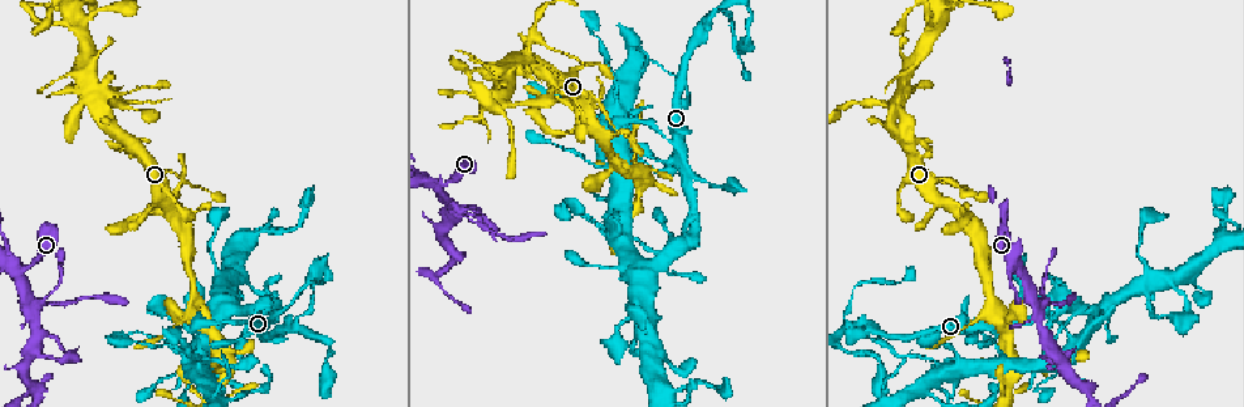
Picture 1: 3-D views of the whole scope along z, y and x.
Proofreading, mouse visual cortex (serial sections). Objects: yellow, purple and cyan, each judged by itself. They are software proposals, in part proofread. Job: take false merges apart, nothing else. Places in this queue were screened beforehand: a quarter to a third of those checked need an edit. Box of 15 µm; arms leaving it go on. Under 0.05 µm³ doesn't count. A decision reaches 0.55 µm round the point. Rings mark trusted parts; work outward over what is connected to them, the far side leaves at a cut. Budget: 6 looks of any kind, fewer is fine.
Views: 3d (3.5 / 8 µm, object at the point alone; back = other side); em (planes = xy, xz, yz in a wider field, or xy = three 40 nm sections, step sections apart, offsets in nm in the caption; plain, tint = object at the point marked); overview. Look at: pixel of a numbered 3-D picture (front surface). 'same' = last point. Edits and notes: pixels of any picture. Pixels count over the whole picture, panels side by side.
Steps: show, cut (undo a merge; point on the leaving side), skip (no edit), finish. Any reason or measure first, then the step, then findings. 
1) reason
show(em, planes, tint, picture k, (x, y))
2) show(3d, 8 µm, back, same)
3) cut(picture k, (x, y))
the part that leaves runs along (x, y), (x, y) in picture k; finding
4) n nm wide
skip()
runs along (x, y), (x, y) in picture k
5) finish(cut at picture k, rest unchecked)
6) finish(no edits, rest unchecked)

sudden change in width
show(3d, 3.5 µm, picture 1, (424, 176))

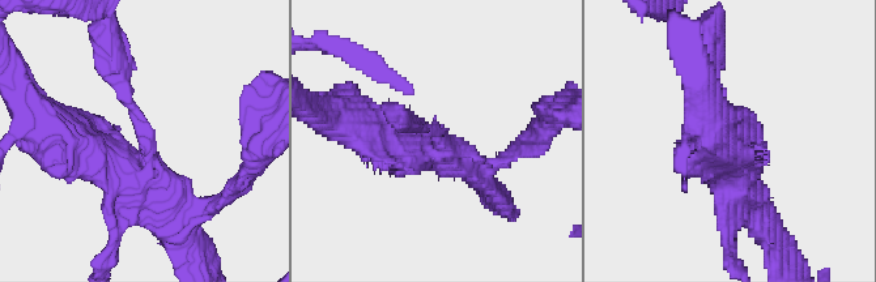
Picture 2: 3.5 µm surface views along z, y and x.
show(em, xy, step 2, tint, picture 2, (147, 148))

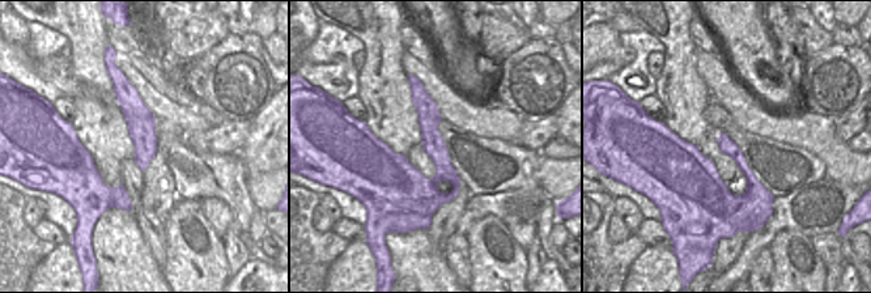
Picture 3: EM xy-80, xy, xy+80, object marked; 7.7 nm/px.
skip()
one cell here

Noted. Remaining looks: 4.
arms part here
show(3d, 3.5 µm, picture 1, (1035, 300))

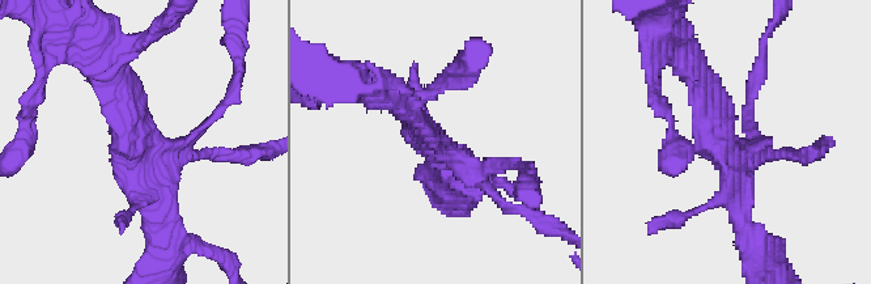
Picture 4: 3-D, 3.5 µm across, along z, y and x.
skip()
continuous, no second cell

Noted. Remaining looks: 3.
small branch off a trunk
show(3d, 3.5 µm, picture 1, (969, 370))

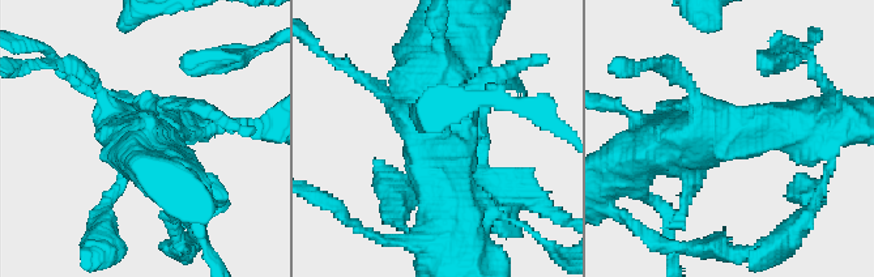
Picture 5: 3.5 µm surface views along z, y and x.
show(em, xy, step 5, tint, picture 5, (429, 133))

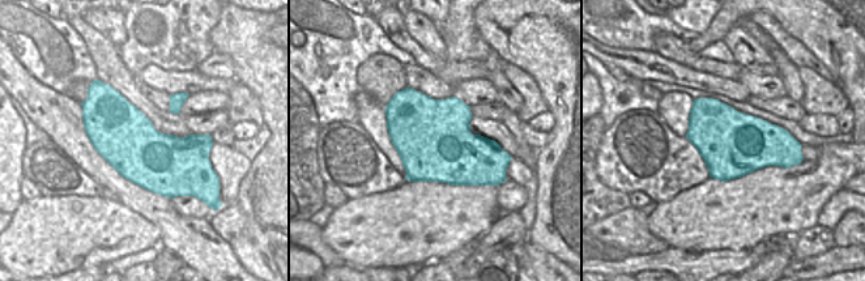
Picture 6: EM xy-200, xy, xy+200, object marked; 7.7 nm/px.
skip()
runs along (805, 124), (657, 144), (640, 160) in picture 5; continuous, no second cell

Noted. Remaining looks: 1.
finish(no edits, rest unchecked)

